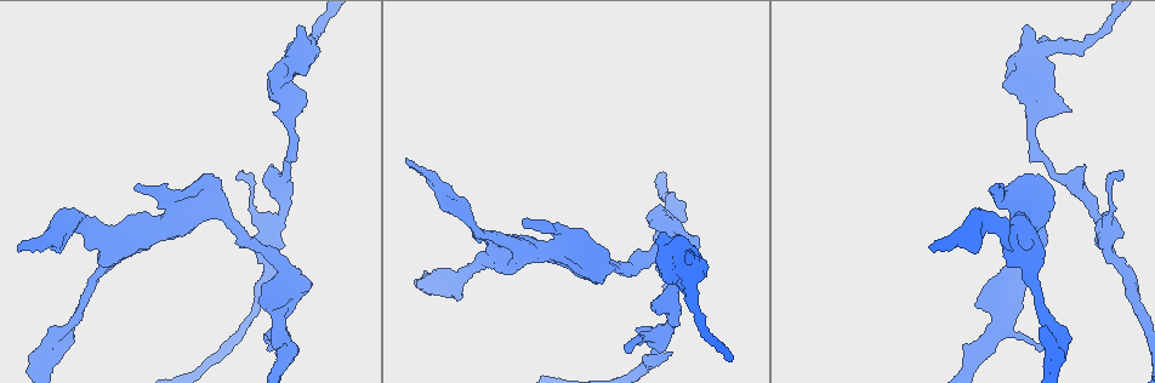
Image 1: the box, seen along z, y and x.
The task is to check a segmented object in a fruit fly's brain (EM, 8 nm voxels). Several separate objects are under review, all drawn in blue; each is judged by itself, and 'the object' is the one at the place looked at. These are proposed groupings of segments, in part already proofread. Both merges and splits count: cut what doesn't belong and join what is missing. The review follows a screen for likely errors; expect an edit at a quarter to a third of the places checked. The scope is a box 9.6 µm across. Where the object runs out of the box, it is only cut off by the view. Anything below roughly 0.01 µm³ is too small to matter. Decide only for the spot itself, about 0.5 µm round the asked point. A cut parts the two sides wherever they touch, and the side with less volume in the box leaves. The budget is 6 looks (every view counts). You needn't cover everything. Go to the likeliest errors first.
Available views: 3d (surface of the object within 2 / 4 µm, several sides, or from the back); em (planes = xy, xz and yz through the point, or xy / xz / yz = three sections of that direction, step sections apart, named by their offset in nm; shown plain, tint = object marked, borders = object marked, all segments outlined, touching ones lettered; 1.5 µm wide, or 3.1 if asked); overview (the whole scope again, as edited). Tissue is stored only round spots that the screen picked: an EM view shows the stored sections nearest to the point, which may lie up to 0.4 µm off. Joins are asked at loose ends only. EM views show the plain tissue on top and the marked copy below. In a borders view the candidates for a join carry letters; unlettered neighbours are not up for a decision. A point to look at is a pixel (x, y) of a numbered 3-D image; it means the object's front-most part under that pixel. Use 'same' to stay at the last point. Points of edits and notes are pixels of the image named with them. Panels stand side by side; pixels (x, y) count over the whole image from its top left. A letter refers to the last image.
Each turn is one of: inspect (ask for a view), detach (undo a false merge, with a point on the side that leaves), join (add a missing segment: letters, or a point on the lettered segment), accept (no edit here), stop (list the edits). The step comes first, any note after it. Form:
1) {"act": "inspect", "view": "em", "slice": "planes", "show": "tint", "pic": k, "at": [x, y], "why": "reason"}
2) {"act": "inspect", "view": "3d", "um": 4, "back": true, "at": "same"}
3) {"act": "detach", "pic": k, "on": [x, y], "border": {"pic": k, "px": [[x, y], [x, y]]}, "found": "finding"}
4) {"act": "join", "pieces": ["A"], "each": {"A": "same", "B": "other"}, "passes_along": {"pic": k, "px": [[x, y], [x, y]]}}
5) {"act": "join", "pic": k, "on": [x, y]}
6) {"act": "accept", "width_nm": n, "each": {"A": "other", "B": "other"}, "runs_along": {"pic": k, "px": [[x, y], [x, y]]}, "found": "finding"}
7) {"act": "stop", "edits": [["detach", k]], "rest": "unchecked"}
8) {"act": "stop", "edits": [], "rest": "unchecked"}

{"act": "inspect", "view": "em", "slice": "planes", "show": "tint", "pic": 1, "at": [930, 247], "why": "free end"}

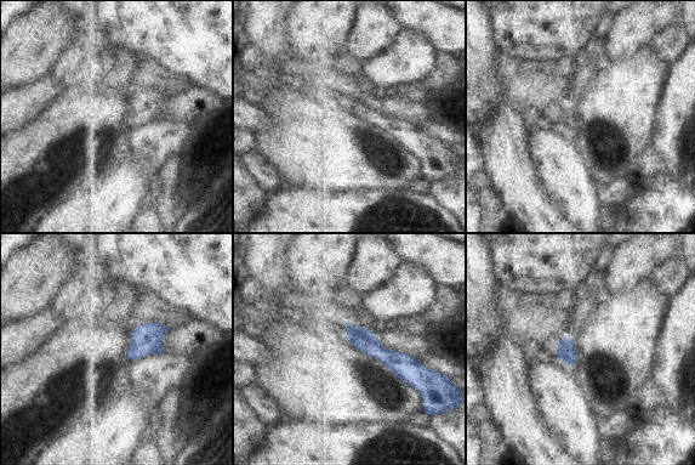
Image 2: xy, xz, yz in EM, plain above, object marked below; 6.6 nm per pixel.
{"act": "inspect", "view": "em", "slice": "planes", "show": "borders", "at": "same", "why": "see the neighbours"}

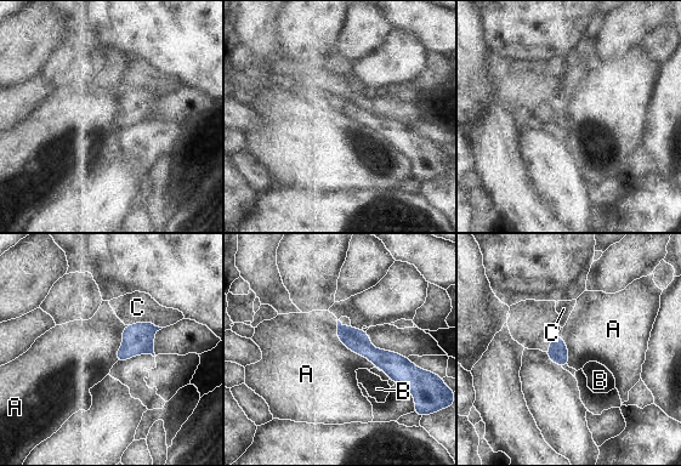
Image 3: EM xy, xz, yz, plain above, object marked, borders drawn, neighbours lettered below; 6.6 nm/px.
{"act": "accept", "width_nm": 130, "each": {"A": "other", "B": "other", "C": "other"}, "border": {"pic": 3, "px": [[336, 320], [336, 336], [375, 365]]}, "found": "no lettered segment goes on from it"}

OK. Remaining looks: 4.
{"act": "inspect", "view": "em", "slice": "xy", "step": 8, "show": "tint", "pic": 1, "at": [290, 336], "why": "thin end"}

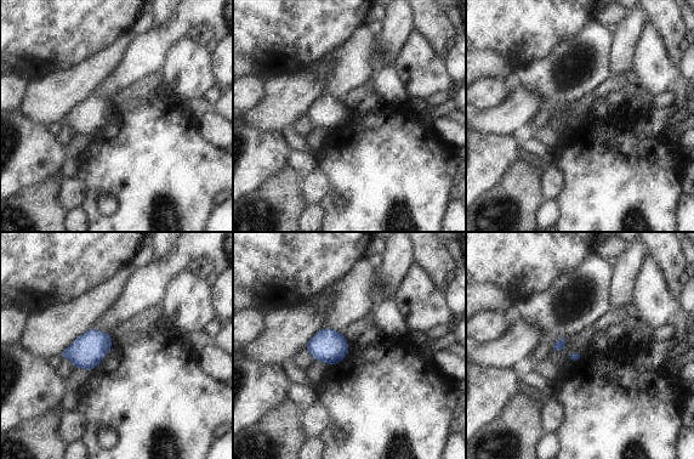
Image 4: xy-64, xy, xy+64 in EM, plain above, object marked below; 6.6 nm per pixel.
{"act": "inspect", "view": "em", "slice": "yz", "step": 4, "show": "borders", "at": "same"}

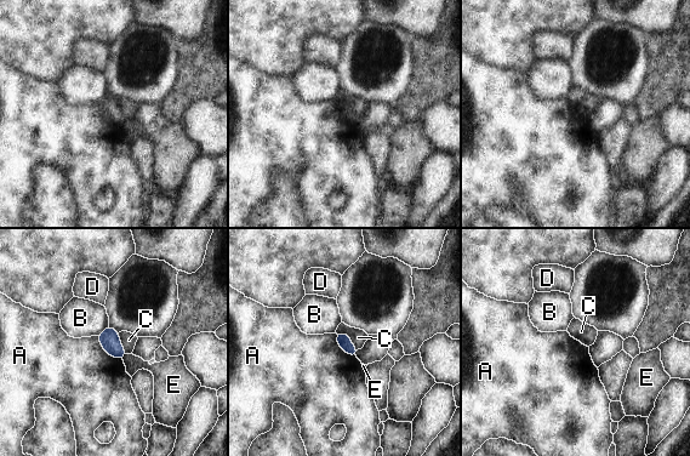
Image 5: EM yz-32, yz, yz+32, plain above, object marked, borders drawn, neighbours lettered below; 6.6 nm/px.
{"act": "accept", "each": {"A": "other", "B": "other", "C": "other", "D": "other", "E": "other"}, "border": {"pic": 5, "px": [[97, 336], [109, 354], [121, 359]]}, "found": "no lettered segment goes on from it"}

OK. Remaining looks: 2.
{"act": "inspect", "view": "3d", "um": 4, "pic": 1, "at": [1002, 87], "why": "free end"}

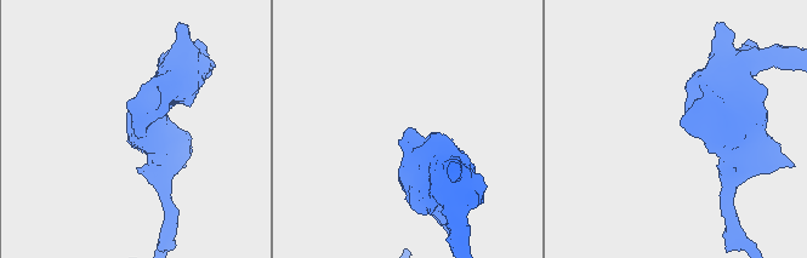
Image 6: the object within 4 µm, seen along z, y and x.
{"act": "inspect", "view": "em", "slice": "planes", "show": "borders", "pic": 6, "at": [411, 130]}

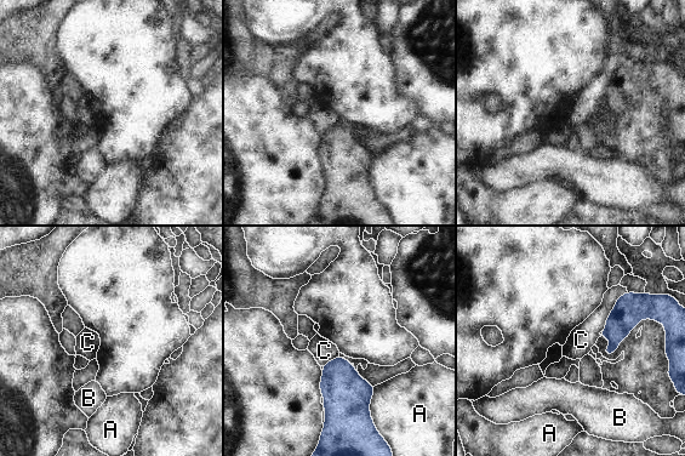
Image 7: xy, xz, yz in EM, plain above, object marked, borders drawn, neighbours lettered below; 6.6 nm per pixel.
{"act": "accept", "longest_contact_nm": ["A", 340], "each": {"A": "other", "B": "other", "C": "other"}, "border": {"pic": 7, "px": [[627, 291], [617, 300], [603, 329]]}, "found": "none of them fits"}

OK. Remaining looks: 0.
{"act": "stop", "edits": [], "rest": "unchecked"}

